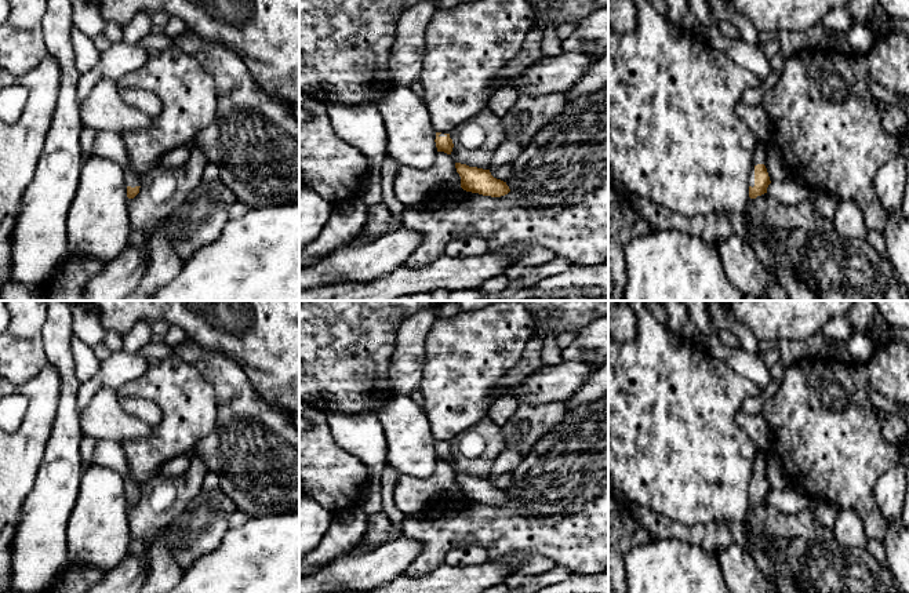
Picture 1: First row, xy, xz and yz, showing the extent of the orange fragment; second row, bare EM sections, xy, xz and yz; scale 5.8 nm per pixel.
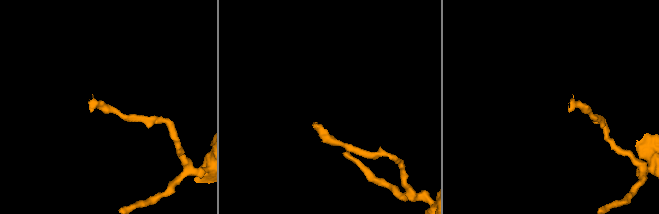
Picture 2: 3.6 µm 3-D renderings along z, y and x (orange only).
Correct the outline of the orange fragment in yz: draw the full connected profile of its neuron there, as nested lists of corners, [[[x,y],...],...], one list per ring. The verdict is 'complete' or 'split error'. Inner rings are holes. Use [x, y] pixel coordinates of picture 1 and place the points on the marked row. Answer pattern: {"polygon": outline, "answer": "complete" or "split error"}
{"polygon": [[[764,164],[755,165],[755,186],[749,186],[749,197],[756,199],[767,193],[767,188],[771,183],[767,168]]], "answer": "complete"}

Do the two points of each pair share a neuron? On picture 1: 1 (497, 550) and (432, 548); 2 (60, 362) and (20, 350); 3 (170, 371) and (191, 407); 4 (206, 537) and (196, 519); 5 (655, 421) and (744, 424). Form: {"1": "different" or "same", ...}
{"1": "same", "2": "different", "3": "same", "4": "same", "5": "different"}

